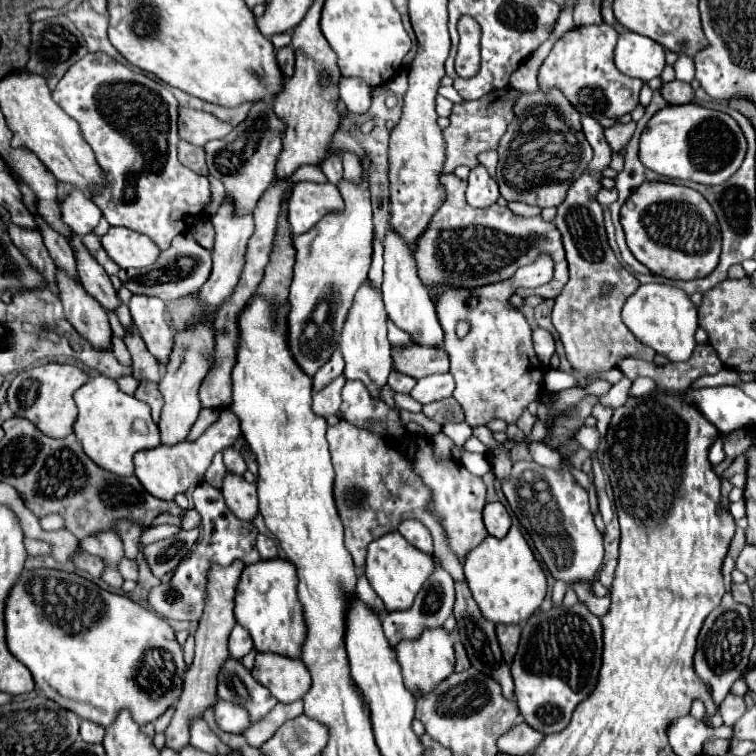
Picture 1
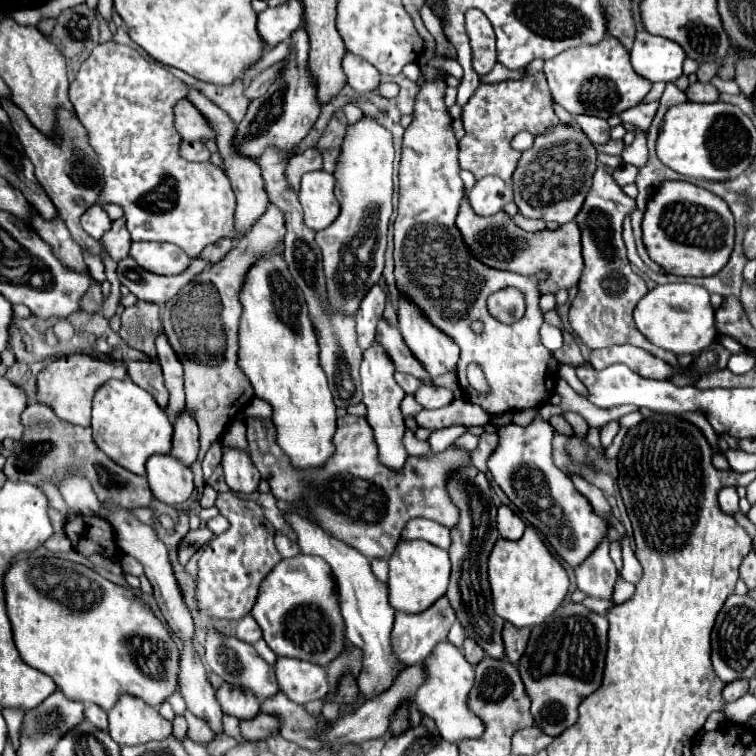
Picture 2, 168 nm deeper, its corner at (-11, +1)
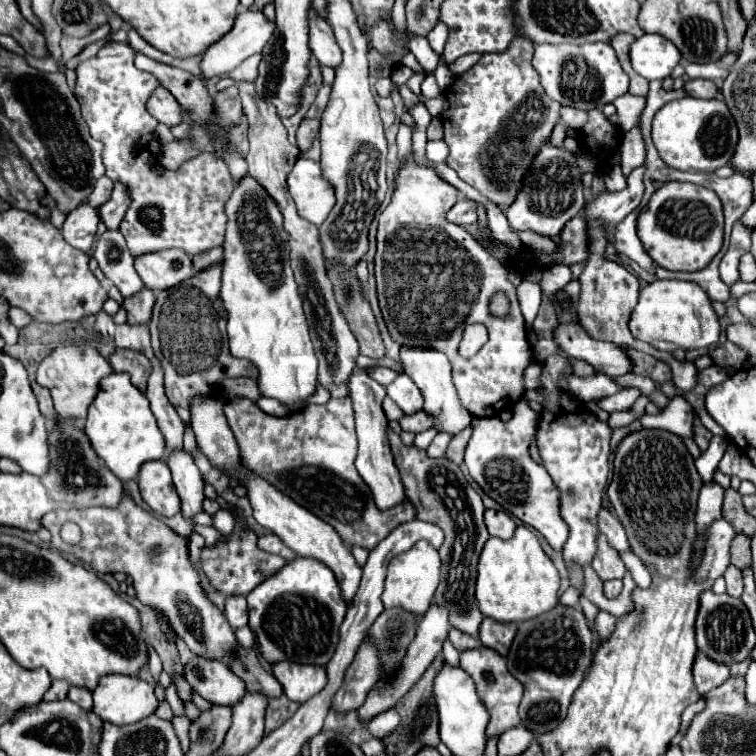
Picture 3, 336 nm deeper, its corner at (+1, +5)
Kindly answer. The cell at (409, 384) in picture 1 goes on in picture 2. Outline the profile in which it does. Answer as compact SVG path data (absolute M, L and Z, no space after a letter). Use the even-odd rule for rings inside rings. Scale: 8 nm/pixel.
M396 372L394 374L394 378L396 378L396 382L406 390L406 394L414 394L420 386L422 386L422 382L418 380L418 378L412 378L410 374L402 374L402 372Z

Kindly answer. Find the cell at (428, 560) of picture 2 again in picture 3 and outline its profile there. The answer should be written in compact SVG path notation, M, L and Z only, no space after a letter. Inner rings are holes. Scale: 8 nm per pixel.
M420 540L420 542L416 542L414 548L410 548L408 552L398 554L388 564L382 602L384 602L384 606L400 606L404 610L412 610L414 614L424 614L432 604L438 582L440 582L440 556L438 556L438 550L432 548L430 542Z

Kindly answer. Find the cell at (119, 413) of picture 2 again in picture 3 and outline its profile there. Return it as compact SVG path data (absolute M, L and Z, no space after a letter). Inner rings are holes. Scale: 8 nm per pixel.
M114 372L110 378L104 378L98 398L94 398L92 406L88 408L86 434L98 456L122 482L134 480L144 462L164 458L166 444L150 410L150 402L124 372Z

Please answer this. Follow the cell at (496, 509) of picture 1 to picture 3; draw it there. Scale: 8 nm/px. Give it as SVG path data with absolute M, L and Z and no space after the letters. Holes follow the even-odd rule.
M486 510L484 518L486 518L486 526L488 526L490 536L496 536L496 538L502 538L502 540L510 540L514 536L516 522L506 512Z

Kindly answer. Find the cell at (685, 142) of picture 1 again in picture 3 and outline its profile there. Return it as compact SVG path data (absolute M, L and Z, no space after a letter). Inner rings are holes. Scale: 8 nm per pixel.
M684 96L680 100L672 100L656 112L652 122L652 140L658 154L676 170L714 172L716 168L726 166L728 158L732 158L732 150L736 150L736 138L738 130L734 118L728 106L718 98L708 100Z

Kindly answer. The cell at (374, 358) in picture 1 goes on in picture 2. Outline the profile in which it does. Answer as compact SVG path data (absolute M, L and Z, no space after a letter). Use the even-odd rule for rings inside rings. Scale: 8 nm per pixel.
M372 342L372 346L368 350L364 350L362 354L362 366L360 366L360 376L362 376L362 392L364 398L362 402L368 408L368 424L374 430L374 438L378 444L378 452L380 452L380 462L384 462L384 466L392 468L392 470L400 470L400 466L404 466L408 452L404 450L402 444L402 436L404 436L404 416L400 412L400 402L404 398L404 390L396 384L394 380L394 362L390 360L388 352L380 346L380 342Z

